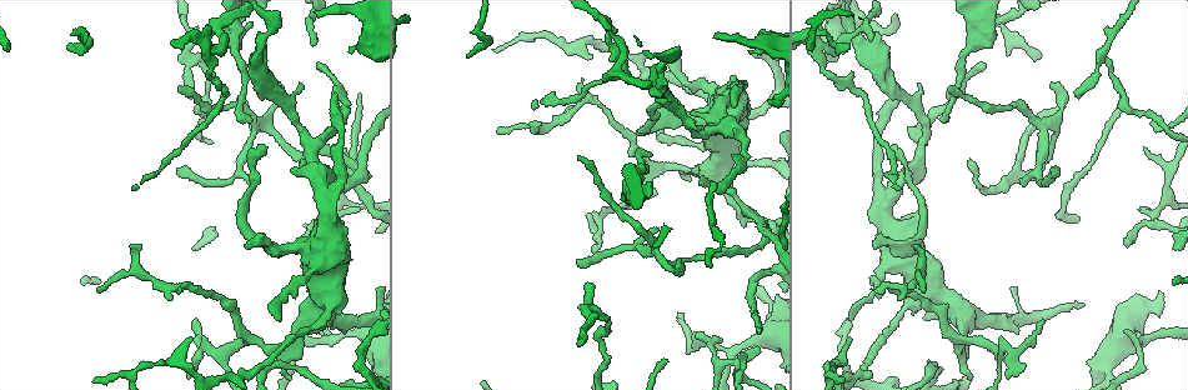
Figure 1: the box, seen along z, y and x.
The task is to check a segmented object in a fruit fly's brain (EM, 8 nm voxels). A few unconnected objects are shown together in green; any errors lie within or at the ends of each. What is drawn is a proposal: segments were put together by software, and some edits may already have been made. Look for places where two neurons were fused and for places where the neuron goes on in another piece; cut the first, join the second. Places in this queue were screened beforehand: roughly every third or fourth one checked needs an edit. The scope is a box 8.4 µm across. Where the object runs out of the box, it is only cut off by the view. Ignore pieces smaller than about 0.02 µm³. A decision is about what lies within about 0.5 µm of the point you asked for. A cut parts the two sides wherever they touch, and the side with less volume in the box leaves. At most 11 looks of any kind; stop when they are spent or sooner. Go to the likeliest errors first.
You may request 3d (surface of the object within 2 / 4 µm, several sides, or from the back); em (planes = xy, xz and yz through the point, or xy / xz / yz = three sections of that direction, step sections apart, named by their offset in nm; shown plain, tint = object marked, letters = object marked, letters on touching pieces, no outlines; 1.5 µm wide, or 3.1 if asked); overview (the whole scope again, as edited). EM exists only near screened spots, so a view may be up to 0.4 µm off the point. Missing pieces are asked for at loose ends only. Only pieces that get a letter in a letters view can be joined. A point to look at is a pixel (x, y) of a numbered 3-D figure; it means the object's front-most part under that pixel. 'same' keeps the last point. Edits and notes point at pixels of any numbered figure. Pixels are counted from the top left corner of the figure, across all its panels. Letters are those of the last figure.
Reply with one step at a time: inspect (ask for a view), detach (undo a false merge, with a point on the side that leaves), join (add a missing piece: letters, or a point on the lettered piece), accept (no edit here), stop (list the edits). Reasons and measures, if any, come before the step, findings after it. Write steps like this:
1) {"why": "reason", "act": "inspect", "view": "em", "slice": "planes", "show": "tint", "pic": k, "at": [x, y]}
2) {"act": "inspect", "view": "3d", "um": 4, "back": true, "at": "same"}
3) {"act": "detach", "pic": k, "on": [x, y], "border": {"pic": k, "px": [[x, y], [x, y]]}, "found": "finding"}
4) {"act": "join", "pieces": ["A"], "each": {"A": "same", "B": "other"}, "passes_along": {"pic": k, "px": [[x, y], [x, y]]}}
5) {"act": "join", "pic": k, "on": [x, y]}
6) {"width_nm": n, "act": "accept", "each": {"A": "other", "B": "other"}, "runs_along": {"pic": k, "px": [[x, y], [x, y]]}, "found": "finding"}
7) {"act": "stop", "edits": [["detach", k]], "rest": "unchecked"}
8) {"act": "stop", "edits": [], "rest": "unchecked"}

{"why": "tapers out", "act": "inspect", "view": "em", "slice": "xy", "step": 8, "show": "letters", "pic": 1, "at": [731, 103]}

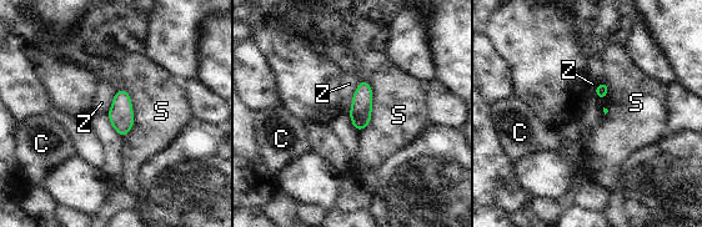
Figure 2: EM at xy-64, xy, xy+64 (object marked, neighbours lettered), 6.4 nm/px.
{"act": "accept", "each": {"C": "other", "S": "other", "Z": "other"}, "found": "no lettered piece goes on from it"}

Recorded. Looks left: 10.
{"act": "inspect", "view": "em", "slice": "planes", "show": "letters", "pic": 1, "at": [1146, 149]}

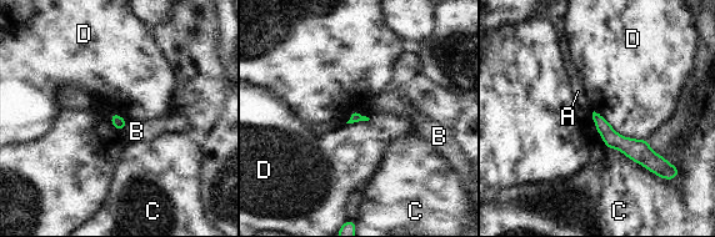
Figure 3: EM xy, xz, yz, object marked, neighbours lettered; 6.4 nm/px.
{"longest_contact_nm": ["C", 400], "act": "accept", "each": {"A": "other", "B": "other", "C": "other", "D": "other"}, "found": "no lettered piece goes on from it"}

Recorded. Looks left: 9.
{"why": "branch stops here", "act": "inspect", "view": "em", "slice": "planes", "show": "letters", "pic": 1, "at": [867, 210]}

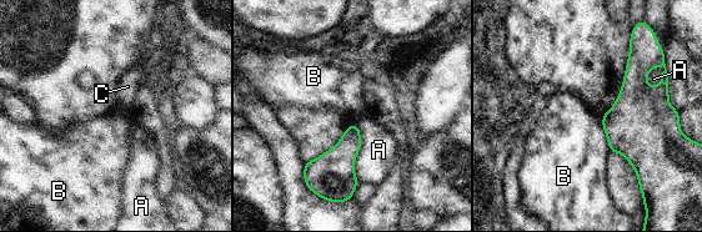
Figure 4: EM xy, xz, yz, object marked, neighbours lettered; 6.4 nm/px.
{"act": "accept", "each": {"A": "other", "B": "other", "C": "other"}, "border": {"pic": 4, "px": [[601, 116], [610, 151]]}, "found": "none of them fits"}

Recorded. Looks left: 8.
{"why": "thin end", "act": "inspect", "view": "3d", "um": 2, "pic": 1, "at": [139, 245]}

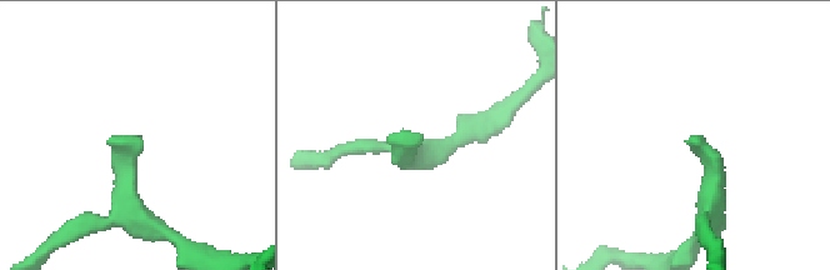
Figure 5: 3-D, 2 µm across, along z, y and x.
{"act": "inspect", "view": "em", "slice": "planes", "show": "letters", "pic": 5, "at": [692, 138]}

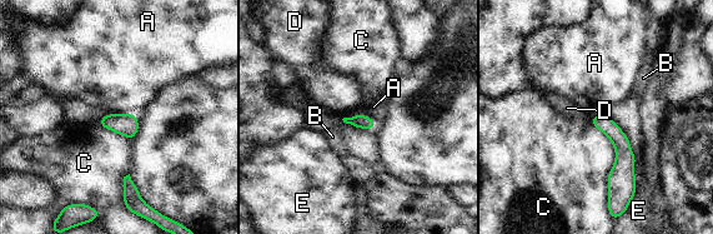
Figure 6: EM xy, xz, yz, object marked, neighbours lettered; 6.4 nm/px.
{"width_nm": 90, "act": "accept", "each": {"A": "other", "B": "other", "C": "other", "D": "other", "E": "other"}, "found": "no lettered piece goes on from it"}

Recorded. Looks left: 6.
{"why": "thin end", "act": "inspect", "view": "3d", "um": 2, "pic": 1, "at": [177, 91]}

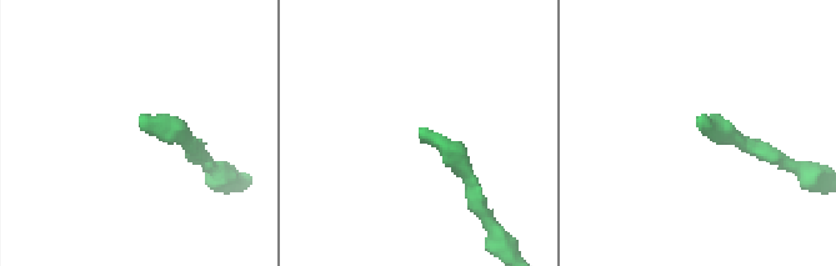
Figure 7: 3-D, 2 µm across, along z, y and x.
{"act": "inspect", "view": "em", "slice": "planes", "show": "letters", "pic": 7, "at": [421, 128]}

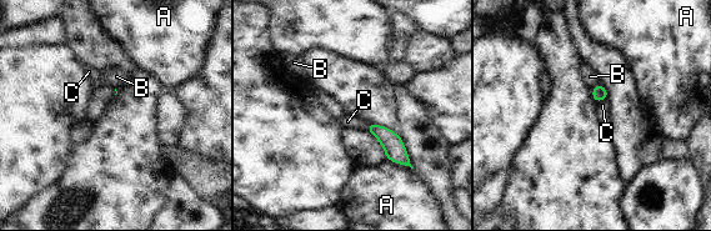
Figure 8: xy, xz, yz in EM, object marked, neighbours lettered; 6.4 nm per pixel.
{"longest_contact_nm": ["A", 190], "act": "accept", "each": {"A": "other", "B": "other", "C": "other"}, "border": {"pic": 8, "px": [[599, 83], [592, 88]]}, "found": "none of them fits"}

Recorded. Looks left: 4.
{"act": "stop", "edits": [], "rest": "unchecked"}

